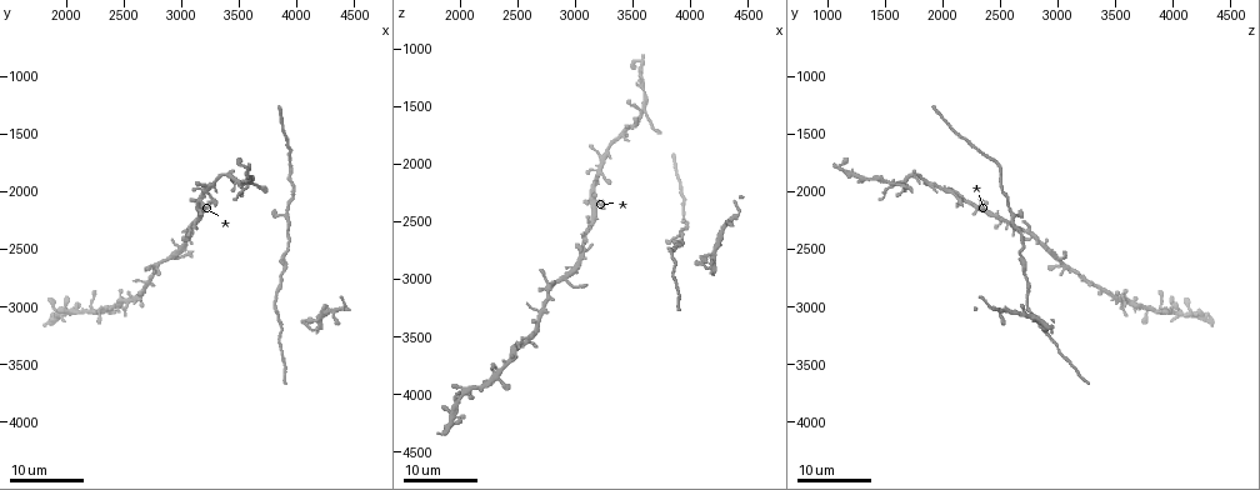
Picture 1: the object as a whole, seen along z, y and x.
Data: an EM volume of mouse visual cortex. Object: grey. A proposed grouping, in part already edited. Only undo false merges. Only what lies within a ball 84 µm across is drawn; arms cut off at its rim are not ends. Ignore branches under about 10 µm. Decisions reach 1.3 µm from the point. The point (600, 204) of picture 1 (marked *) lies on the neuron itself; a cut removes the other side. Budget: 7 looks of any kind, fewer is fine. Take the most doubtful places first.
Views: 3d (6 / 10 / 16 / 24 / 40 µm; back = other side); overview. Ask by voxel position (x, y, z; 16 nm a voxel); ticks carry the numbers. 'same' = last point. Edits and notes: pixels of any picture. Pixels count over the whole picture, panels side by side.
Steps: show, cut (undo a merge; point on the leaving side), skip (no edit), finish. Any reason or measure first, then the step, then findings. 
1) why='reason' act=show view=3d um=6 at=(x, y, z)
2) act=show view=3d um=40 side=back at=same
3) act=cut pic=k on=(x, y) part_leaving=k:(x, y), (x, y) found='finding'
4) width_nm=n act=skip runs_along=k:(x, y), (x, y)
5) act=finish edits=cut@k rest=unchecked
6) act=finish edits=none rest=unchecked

why='three-way junction' act=show view=3d um=16 at=(3920, 2200, 2620)

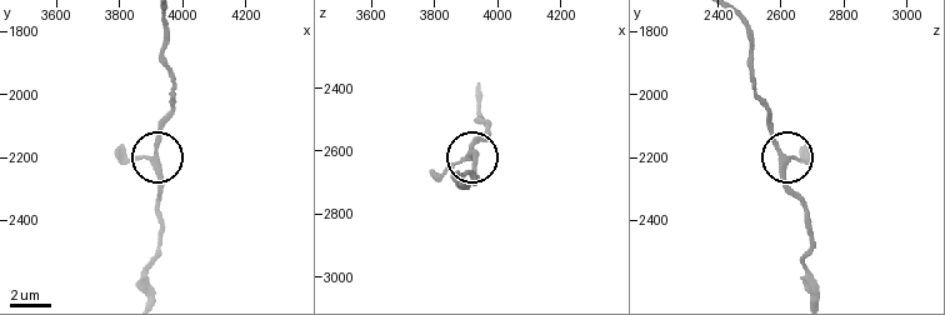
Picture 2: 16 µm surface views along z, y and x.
why='closer look' act=show view=3d um=10 at=(3920, 2210, 2610)

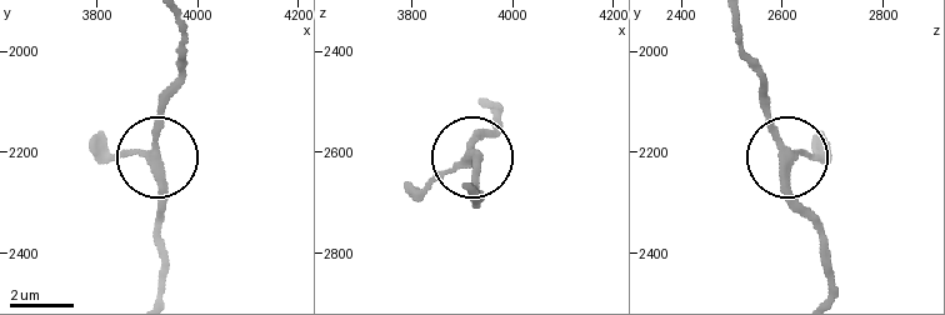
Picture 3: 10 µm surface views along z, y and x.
act=skip found='all the same neuron'

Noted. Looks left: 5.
why='thick turns thin' act=show view=3d um=24 at=(3900, 2660, 2720)

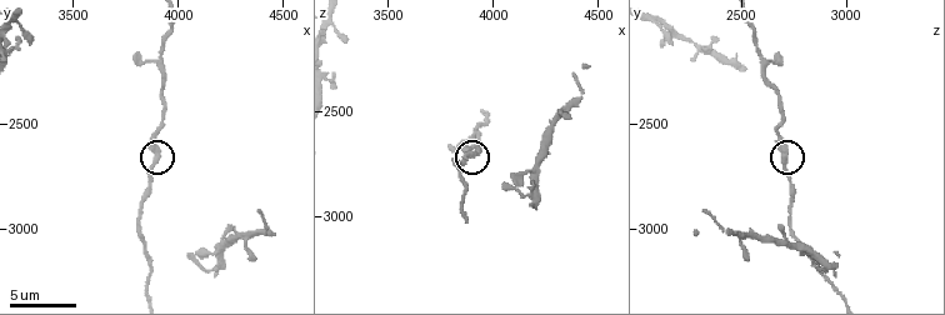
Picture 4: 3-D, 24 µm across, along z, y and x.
act=show view=3d um=10 at=(3890, 2660, 2700)

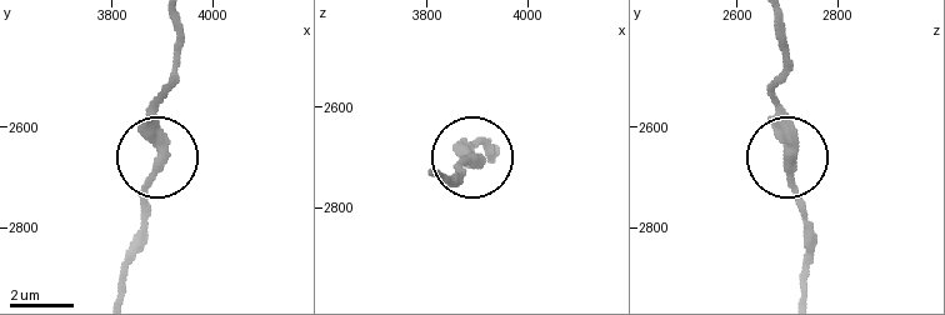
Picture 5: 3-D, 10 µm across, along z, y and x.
act=skip found='one neuron here'

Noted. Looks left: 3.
why='narrows sharply' act=show view=3d um=10 at=(3850, 3080, 2800)

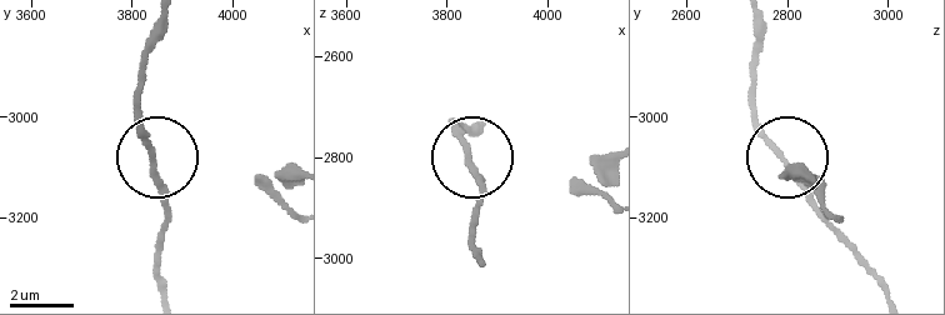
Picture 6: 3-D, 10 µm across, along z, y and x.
act=show view=3d um=10 side=back at=(3835, 3090, 2795)

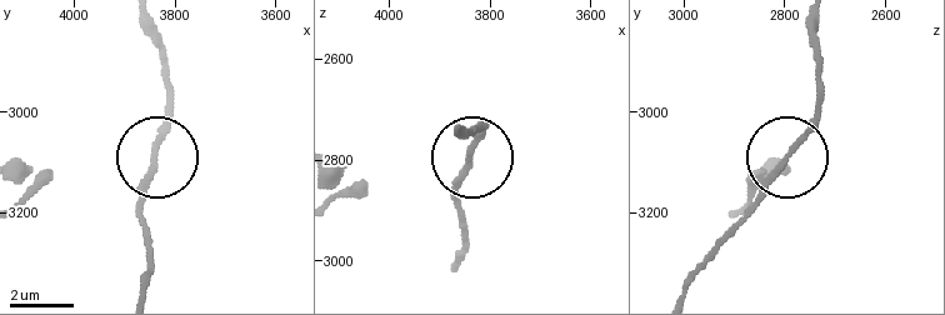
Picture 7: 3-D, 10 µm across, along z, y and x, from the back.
act=skip found='one neuron here'

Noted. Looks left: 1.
act=finish edits=none rest=unchecked

